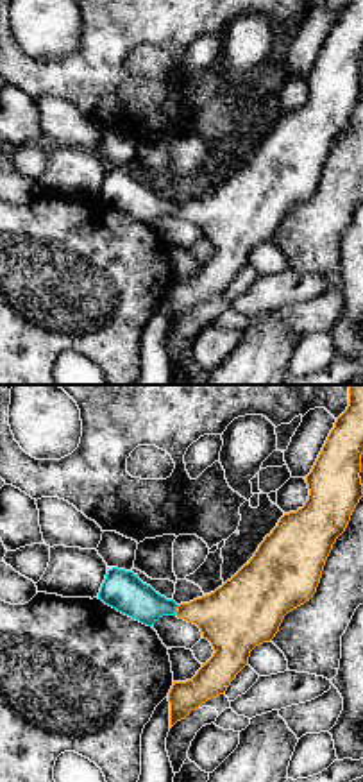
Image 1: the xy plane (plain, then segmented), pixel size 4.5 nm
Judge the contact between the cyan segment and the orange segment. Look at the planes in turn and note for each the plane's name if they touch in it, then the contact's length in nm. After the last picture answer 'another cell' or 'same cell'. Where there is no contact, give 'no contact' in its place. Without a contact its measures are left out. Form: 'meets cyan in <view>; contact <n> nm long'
meets cyan in xy; contact 50 nm long

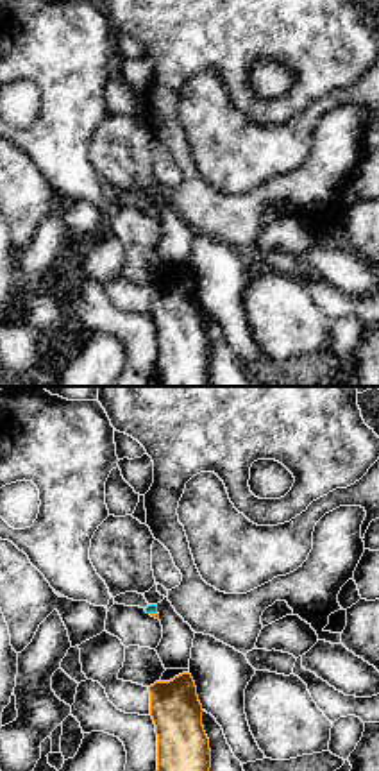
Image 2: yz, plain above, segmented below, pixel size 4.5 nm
meets cyan in yz; contact 30 nm long

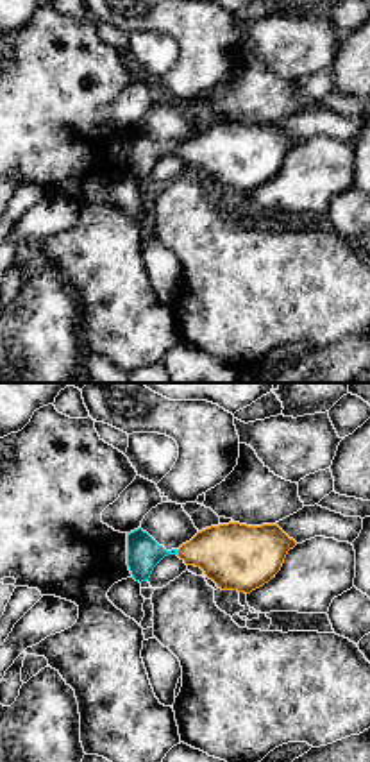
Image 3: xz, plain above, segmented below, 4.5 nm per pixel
meets cyan in xz; contact 30 nm long

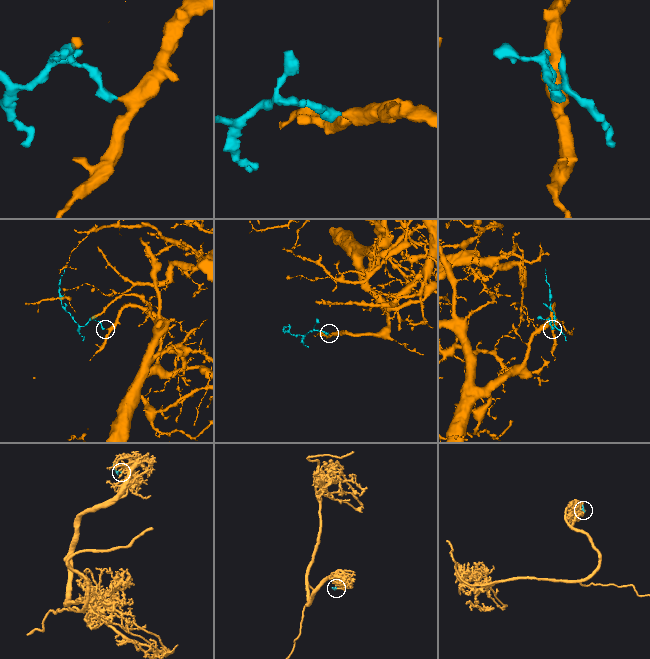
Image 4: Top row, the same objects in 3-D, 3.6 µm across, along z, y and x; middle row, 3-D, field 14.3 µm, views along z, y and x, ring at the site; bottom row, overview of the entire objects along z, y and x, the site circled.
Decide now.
same cell

